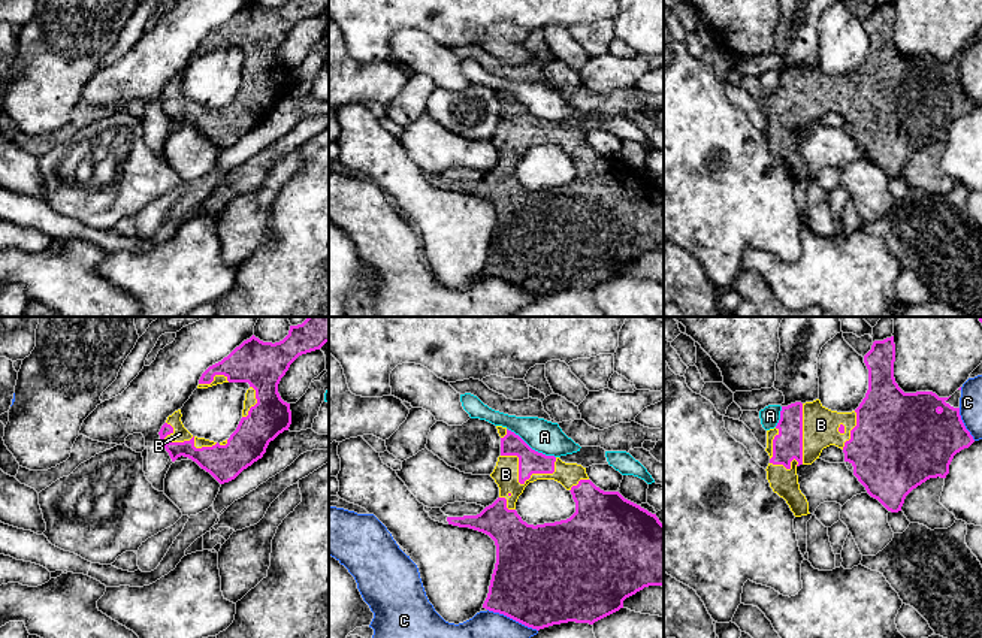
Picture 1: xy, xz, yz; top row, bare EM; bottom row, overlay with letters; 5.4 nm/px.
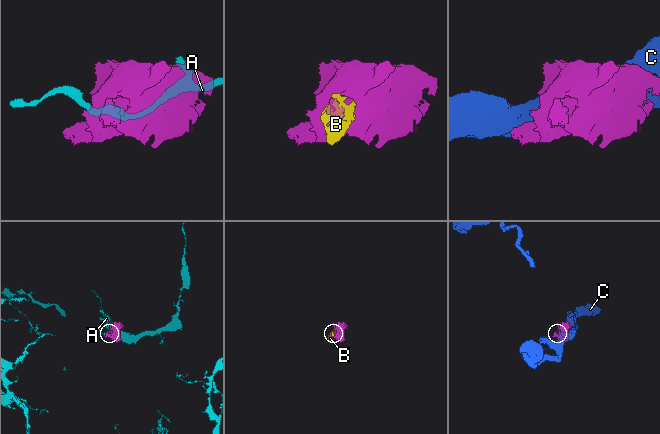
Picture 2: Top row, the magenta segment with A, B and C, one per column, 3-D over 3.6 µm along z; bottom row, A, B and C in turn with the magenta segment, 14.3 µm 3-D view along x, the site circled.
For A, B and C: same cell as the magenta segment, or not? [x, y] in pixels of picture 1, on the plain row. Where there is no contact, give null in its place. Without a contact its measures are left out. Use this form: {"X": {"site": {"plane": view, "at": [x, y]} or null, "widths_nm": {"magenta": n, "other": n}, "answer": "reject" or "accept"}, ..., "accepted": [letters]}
{"A": {"site": {"plane": "xz", "at": [529, 112]}, "widths_nm": {"magenta": 130, "other": 180}, "answer": "reject"}, "B": {"site": {"plane": "xy", "at": [190, 105]}, "widths_nm": {"magenta": 190, "other": 80}, "answer": "accept"}, "C": {"site": {"plane": "xz", "at": [513, 284]}, "widths_nm": {"magenta": 500, "other": 360}, "answer": "reject"}, "accepted": ["B"]}

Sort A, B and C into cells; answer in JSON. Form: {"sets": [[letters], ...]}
{"sets": [["A"], ["B"], ["C"]]}

